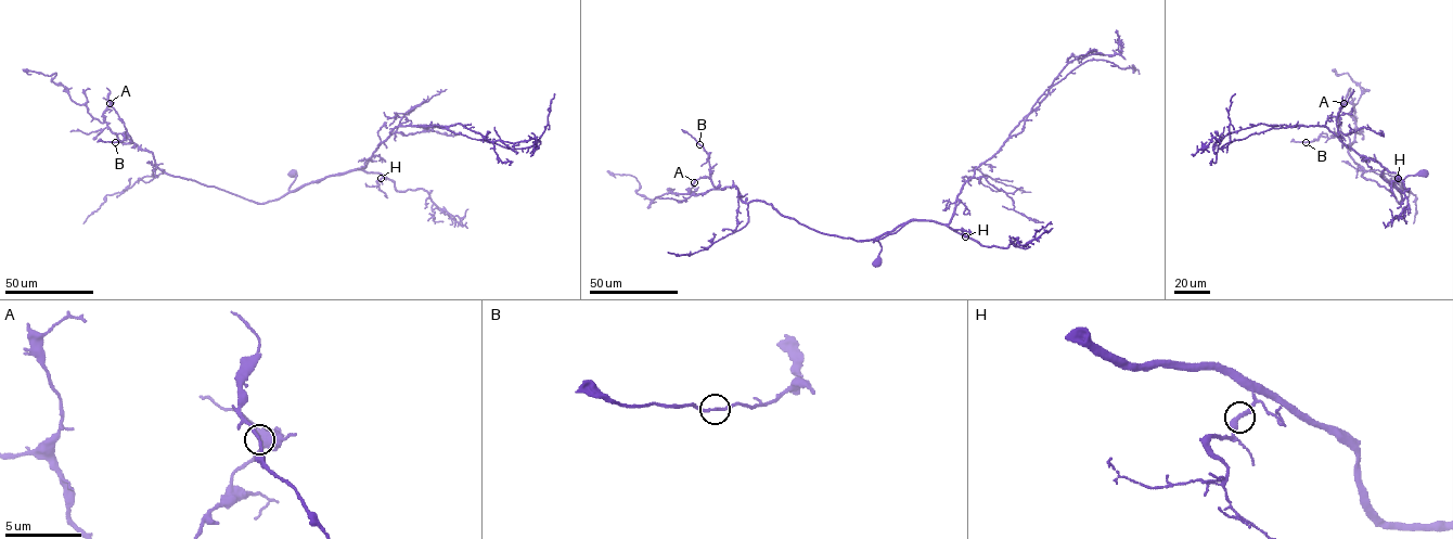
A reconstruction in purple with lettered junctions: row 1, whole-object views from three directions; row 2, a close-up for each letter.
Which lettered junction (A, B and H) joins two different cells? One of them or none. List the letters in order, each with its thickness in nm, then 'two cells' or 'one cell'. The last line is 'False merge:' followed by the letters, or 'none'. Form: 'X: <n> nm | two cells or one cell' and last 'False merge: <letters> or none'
A: 180 nm | one cell
B: 180 nm | one cell
H: 360 nm | one cell
False merge: none

